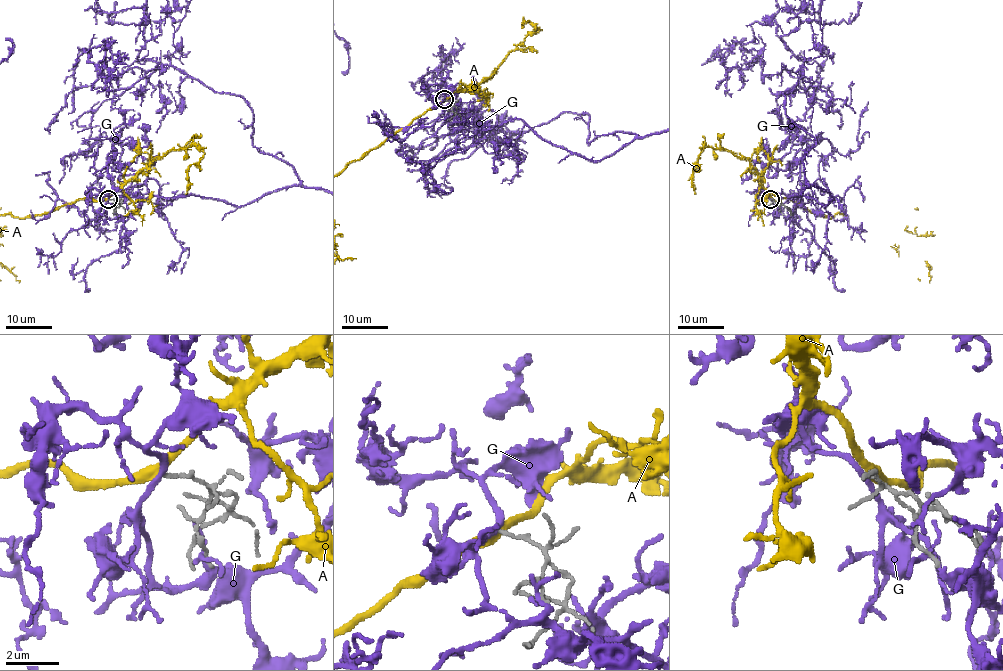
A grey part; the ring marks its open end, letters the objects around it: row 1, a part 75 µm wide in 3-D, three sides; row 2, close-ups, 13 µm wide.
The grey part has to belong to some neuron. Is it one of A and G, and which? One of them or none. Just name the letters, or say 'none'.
none

